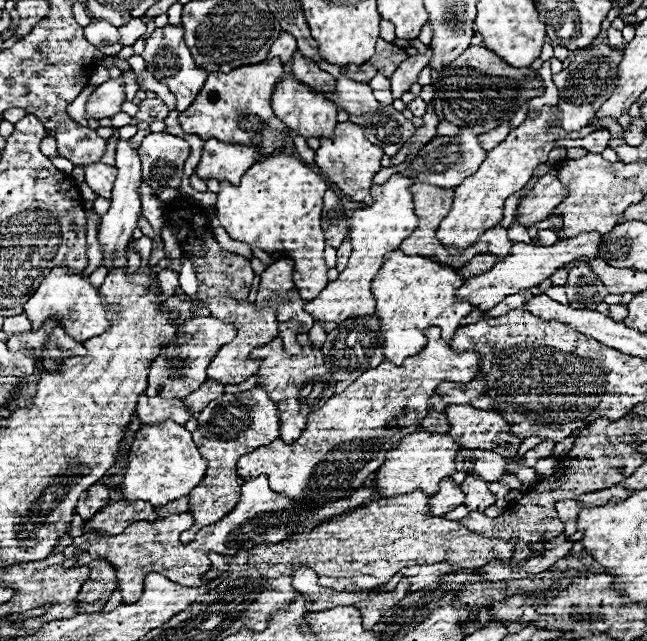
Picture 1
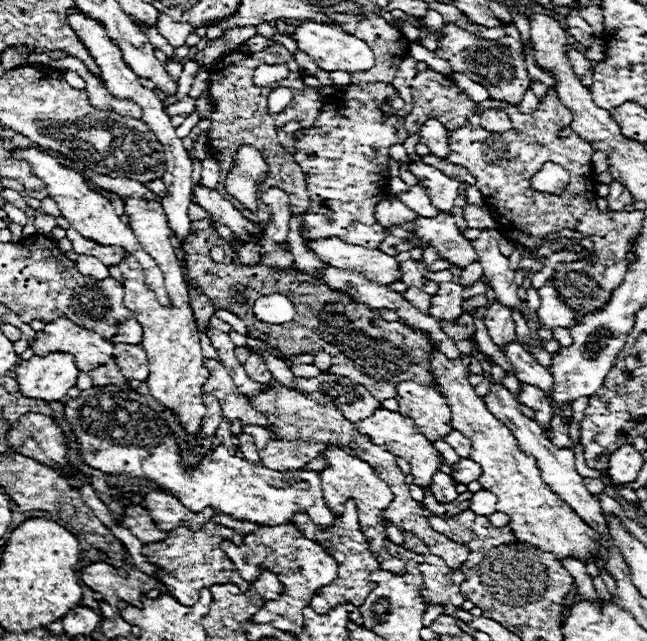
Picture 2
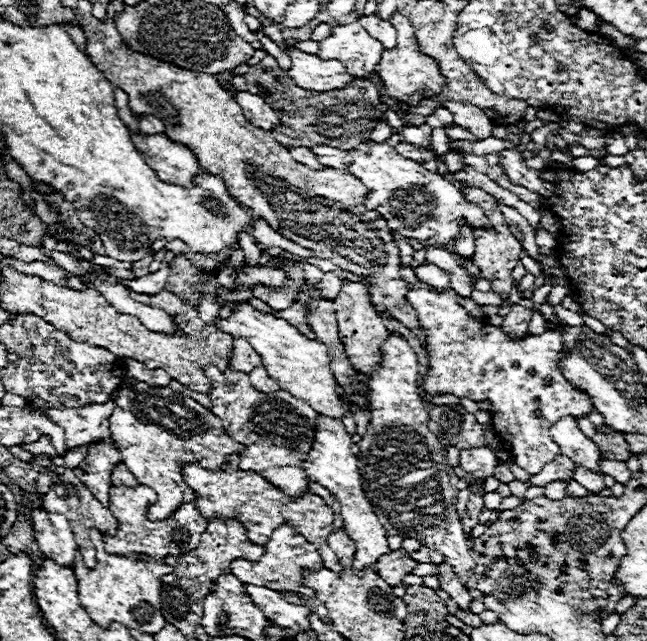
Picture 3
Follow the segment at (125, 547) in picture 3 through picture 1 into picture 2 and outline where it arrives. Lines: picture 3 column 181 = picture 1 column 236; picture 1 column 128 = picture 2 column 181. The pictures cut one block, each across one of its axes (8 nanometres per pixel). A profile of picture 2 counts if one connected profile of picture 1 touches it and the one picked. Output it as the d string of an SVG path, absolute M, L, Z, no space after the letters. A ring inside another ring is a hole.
M206 522L202 526L202 530L198 530L198 532L178 526L172 532L168 532L168 538L146 544L142 548L142 554L150 562L162 566L164 570L170 570L162 578L158 578L164 584L168 594L172 594L176 600L180 600L180 604L194 604L198 600L198 590L210 588L212 584L216 584L214 578L220 578L220 582L236 584L236 568L234 568L232 560L220 550L220 542L232 540L232 538L240 538L240 534L236 534L236 530L232 530L232 528L226 528L226 526L220 526L214 522Z

